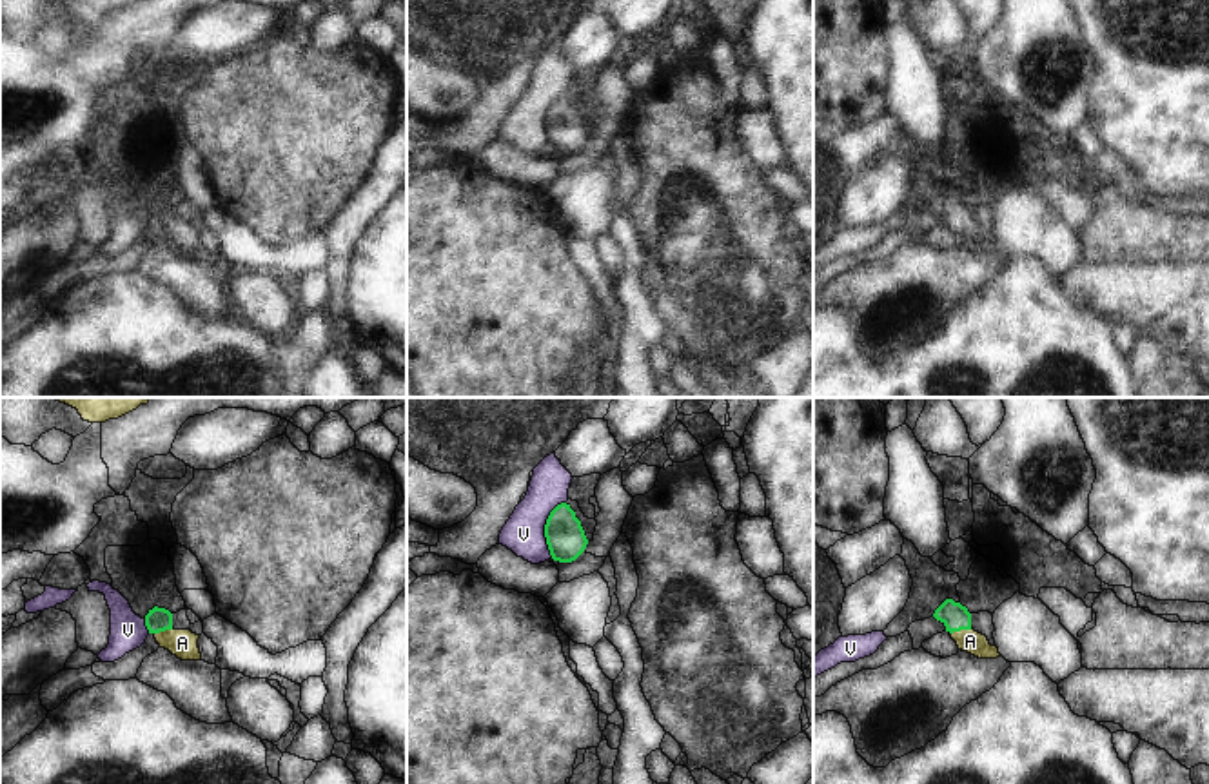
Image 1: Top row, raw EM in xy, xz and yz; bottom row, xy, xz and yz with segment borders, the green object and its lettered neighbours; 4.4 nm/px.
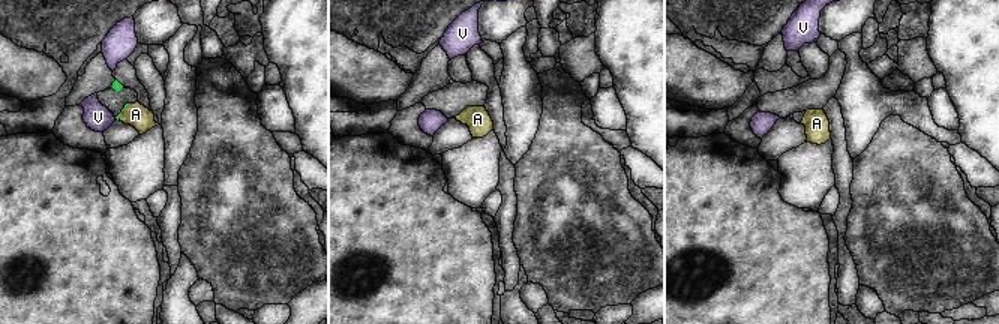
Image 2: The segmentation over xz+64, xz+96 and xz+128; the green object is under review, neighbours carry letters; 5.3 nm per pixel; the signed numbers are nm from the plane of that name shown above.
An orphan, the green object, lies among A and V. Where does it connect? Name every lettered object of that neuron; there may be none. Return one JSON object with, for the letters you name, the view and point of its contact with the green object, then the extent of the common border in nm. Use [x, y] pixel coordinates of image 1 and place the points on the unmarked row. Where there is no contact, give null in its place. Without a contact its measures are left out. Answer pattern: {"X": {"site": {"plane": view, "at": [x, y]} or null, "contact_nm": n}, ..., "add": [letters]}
{"A": {"site": {"plane": "yz", "at": [961, 222]}, "contact_nm": 110}, "add": ["A"]}

